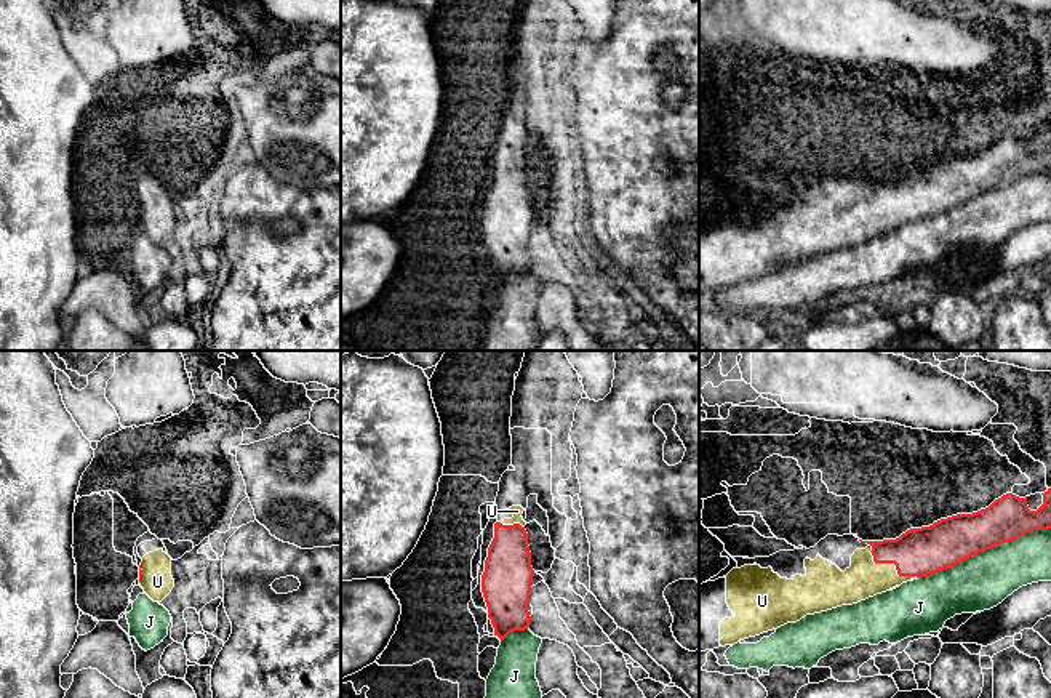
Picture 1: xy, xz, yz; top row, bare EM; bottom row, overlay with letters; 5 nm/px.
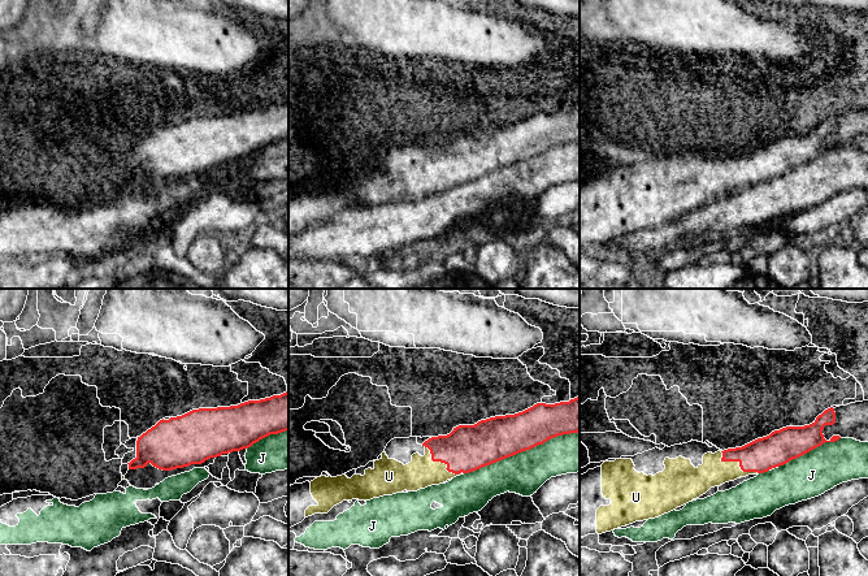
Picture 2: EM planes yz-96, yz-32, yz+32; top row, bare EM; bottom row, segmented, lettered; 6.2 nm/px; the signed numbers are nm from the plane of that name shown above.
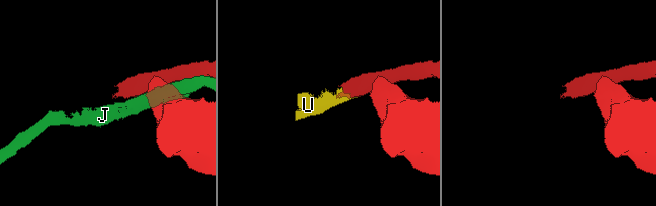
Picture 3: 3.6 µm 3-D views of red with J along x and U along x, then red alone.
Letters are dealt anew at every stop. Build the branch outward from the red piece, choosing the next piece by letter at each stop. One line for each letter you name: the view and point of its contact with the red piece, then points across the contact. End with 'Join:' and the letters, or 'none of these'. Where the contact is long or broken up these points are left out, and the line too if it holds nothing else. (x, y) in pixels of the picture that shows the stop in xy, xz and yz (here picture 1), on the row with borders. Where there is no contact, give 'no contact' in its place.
U: contact yz (890, 562); way yz (923, 551), (890, 562), (864, 578)
Join: U

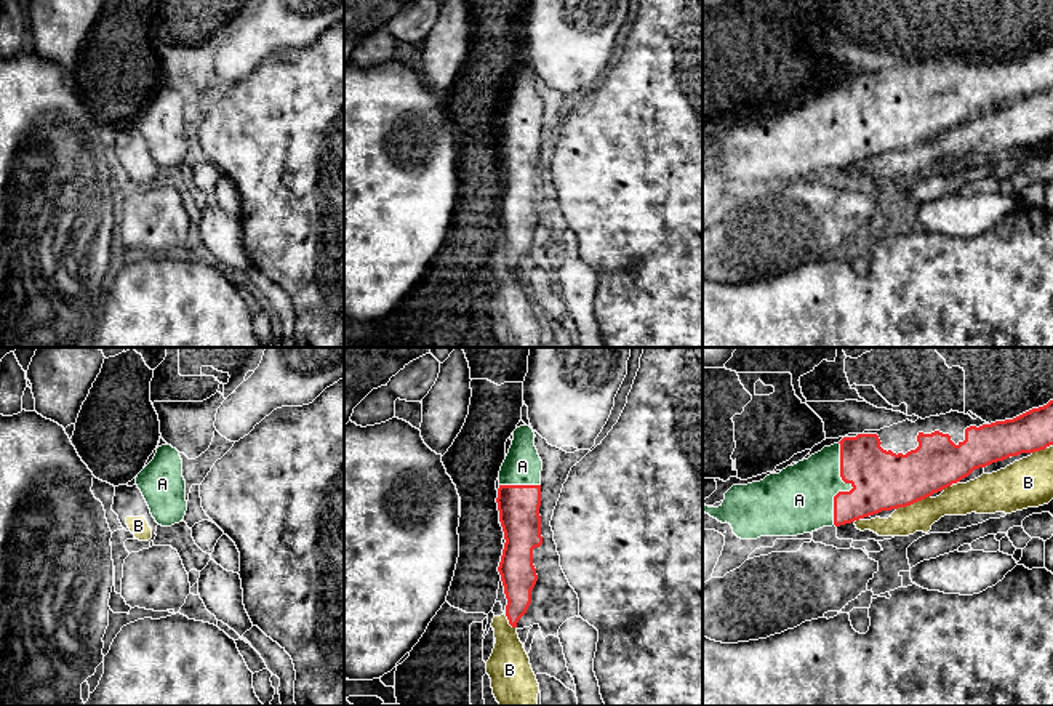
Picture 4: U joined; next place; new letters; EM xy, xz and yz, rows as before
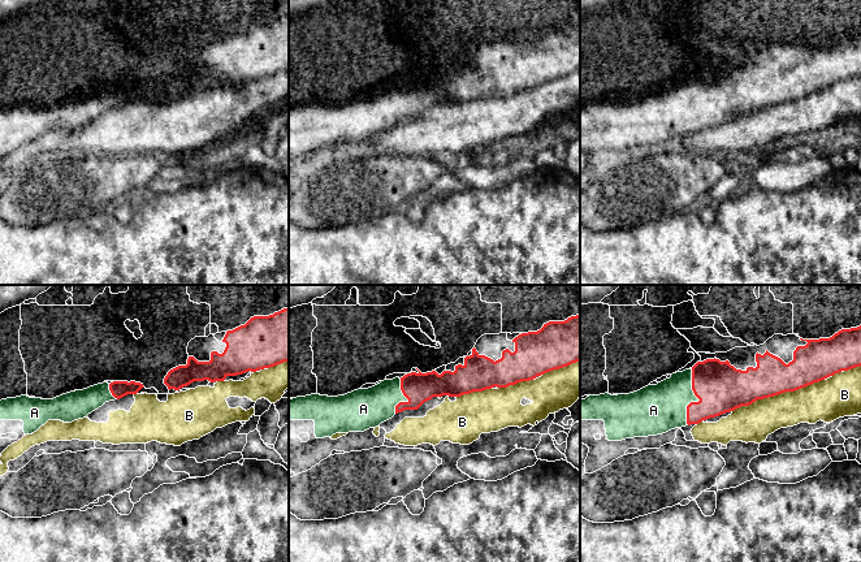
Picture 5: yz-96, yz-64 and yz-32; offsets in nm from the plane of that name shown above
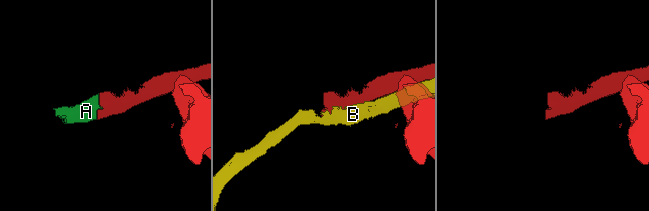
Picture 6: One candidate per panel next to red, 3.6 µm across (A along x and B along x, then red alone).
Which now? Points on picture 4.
A: contact yz (852, 485); way yz (882, 481), (852, 485), (804, 493)
Join: A

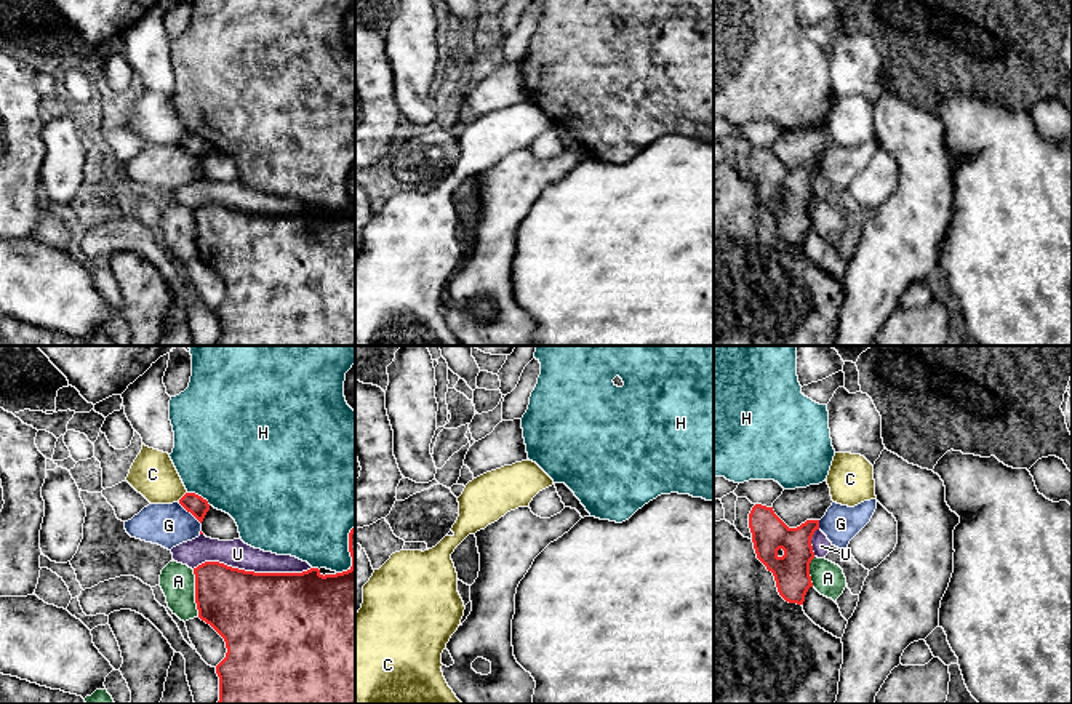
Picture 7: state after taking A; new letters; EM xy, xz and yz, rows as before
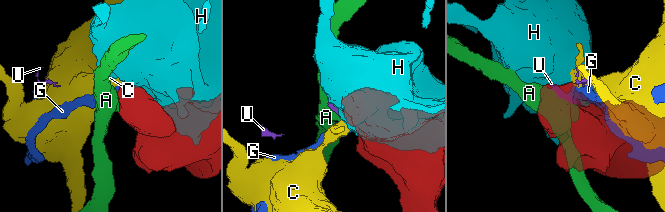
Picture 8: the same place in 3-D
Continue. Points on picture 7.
Join: none of these

